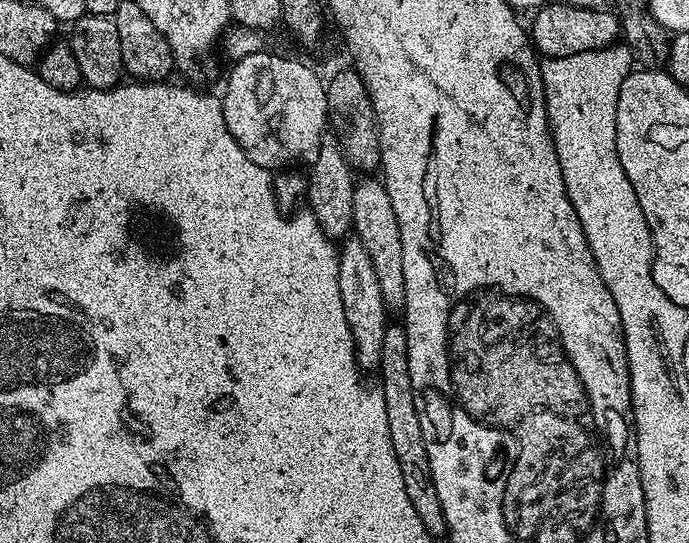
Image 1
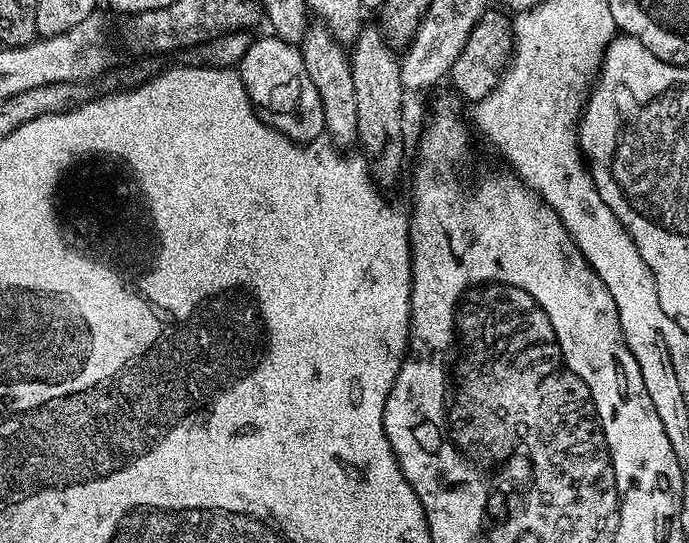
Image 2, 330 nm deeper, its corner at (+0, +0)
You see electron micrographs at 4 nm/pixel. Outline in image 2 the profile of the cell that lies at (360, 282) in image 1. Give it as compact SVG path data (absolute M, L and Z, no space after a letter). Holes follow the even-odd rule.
M323 22L309 23L304 29L304 36L299 42L300 57L314 82L314 90L322 102L324 130L327 139L337 146L357 143L358 106L354 99L354 78L348 65L349 53L340 41L332 37L332 31Z

